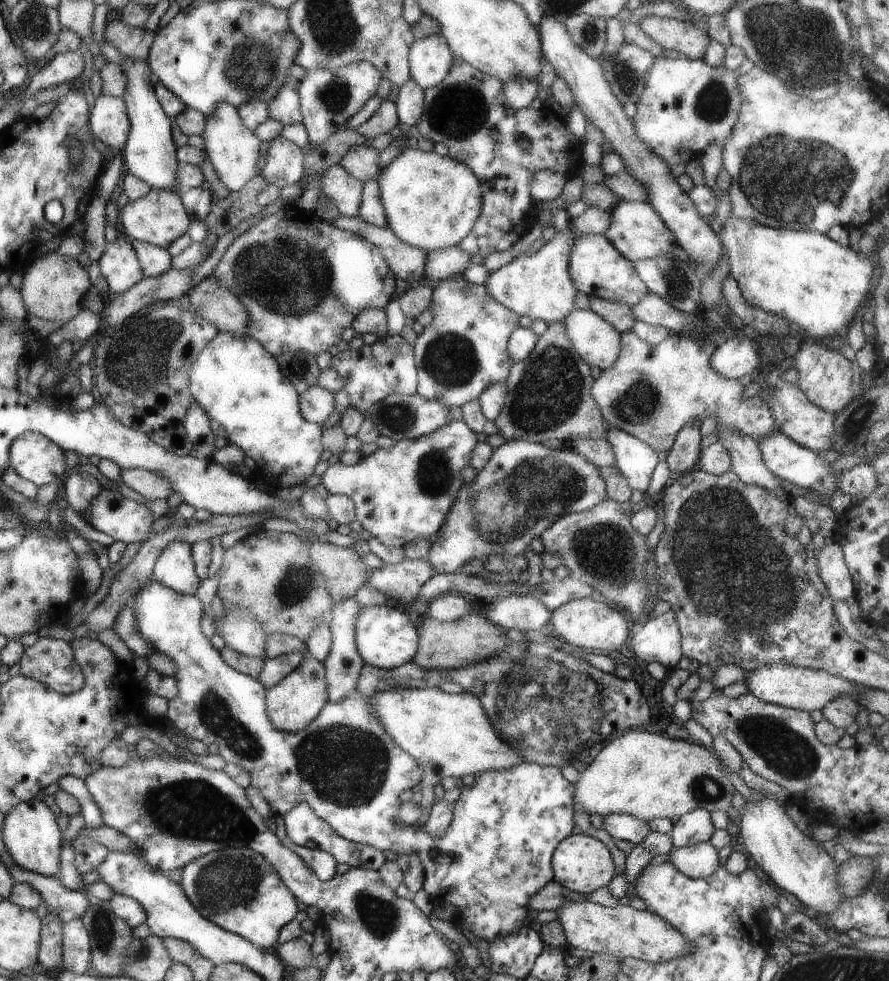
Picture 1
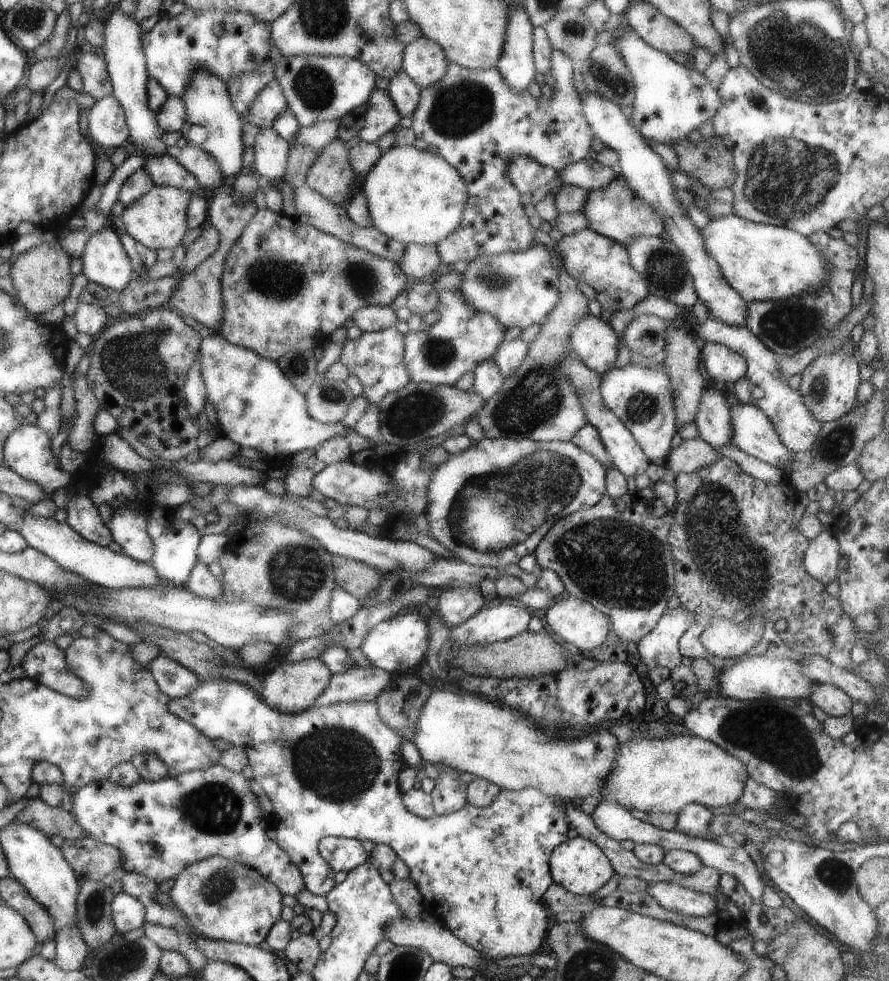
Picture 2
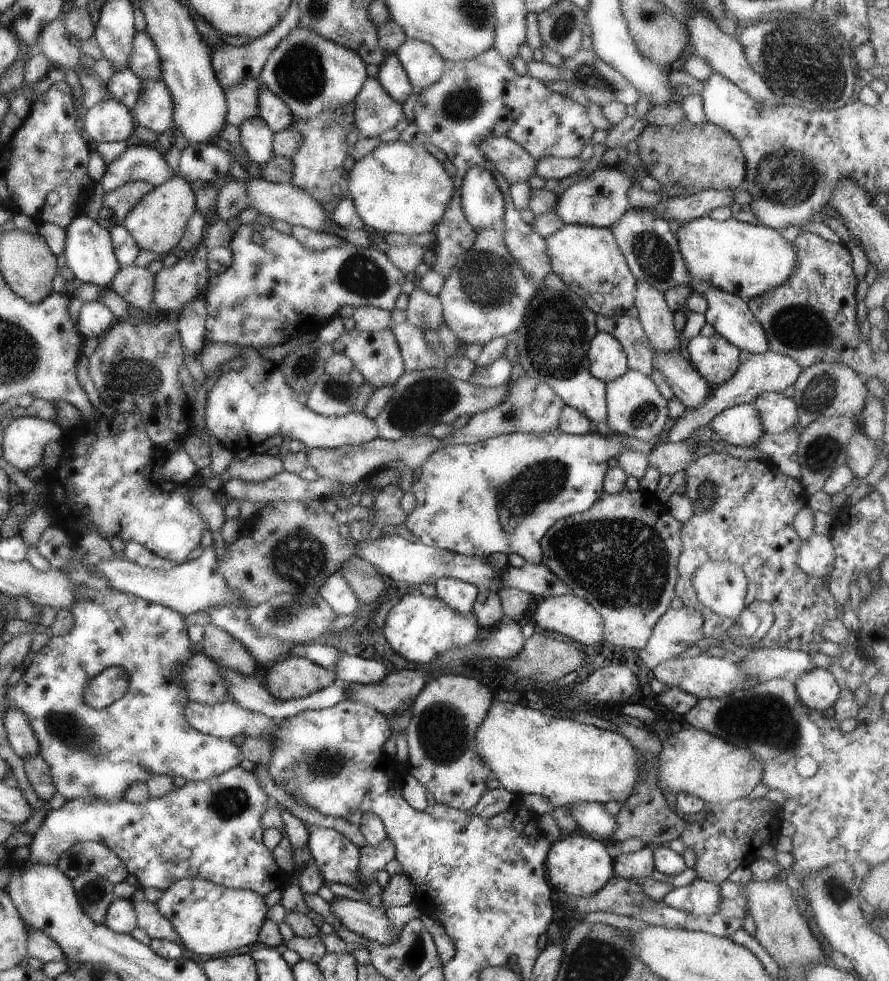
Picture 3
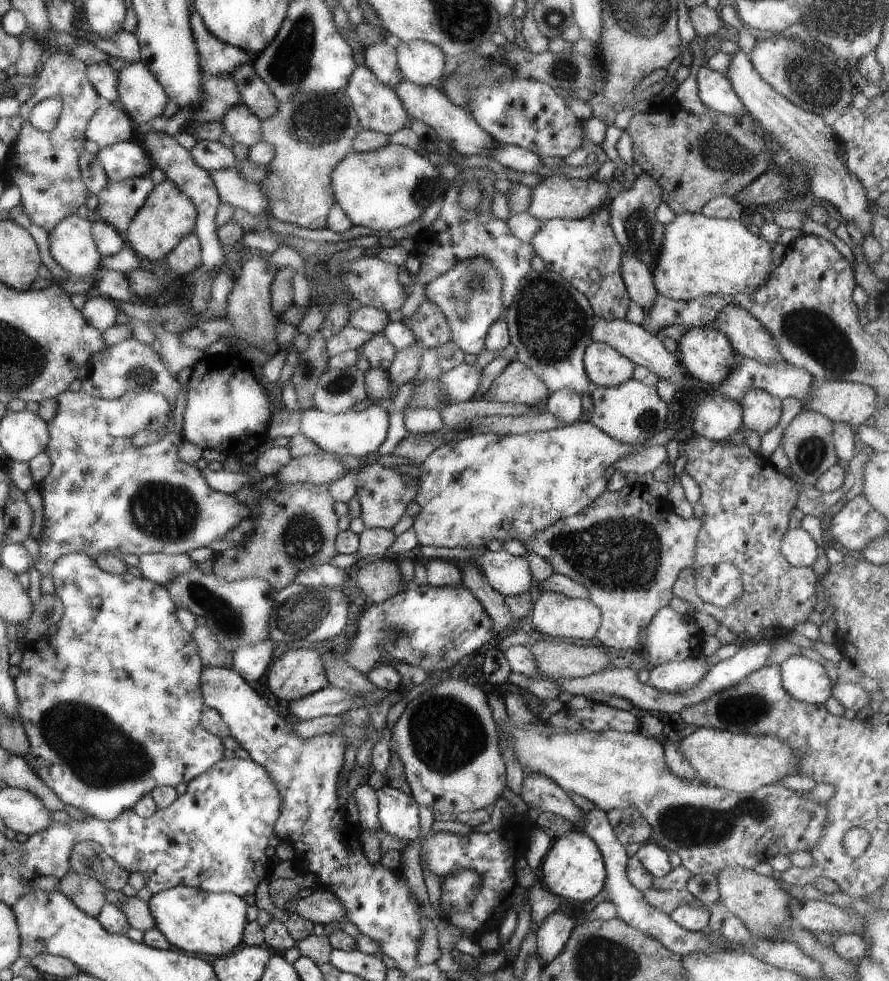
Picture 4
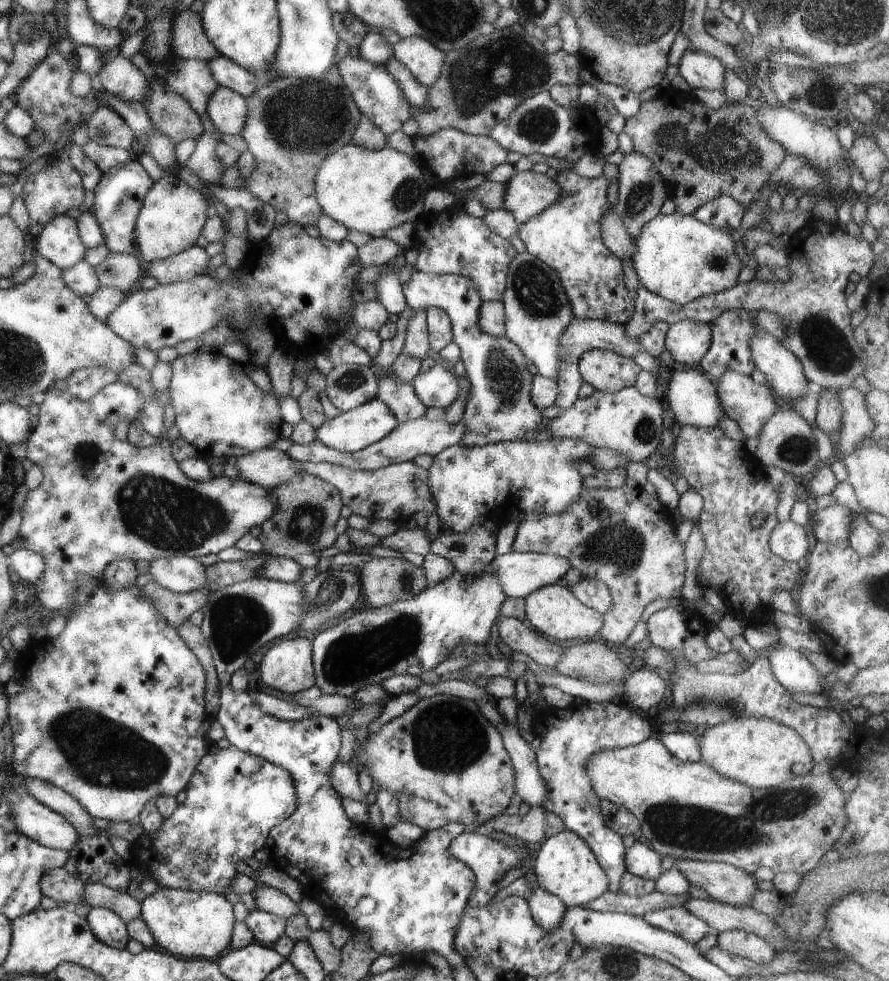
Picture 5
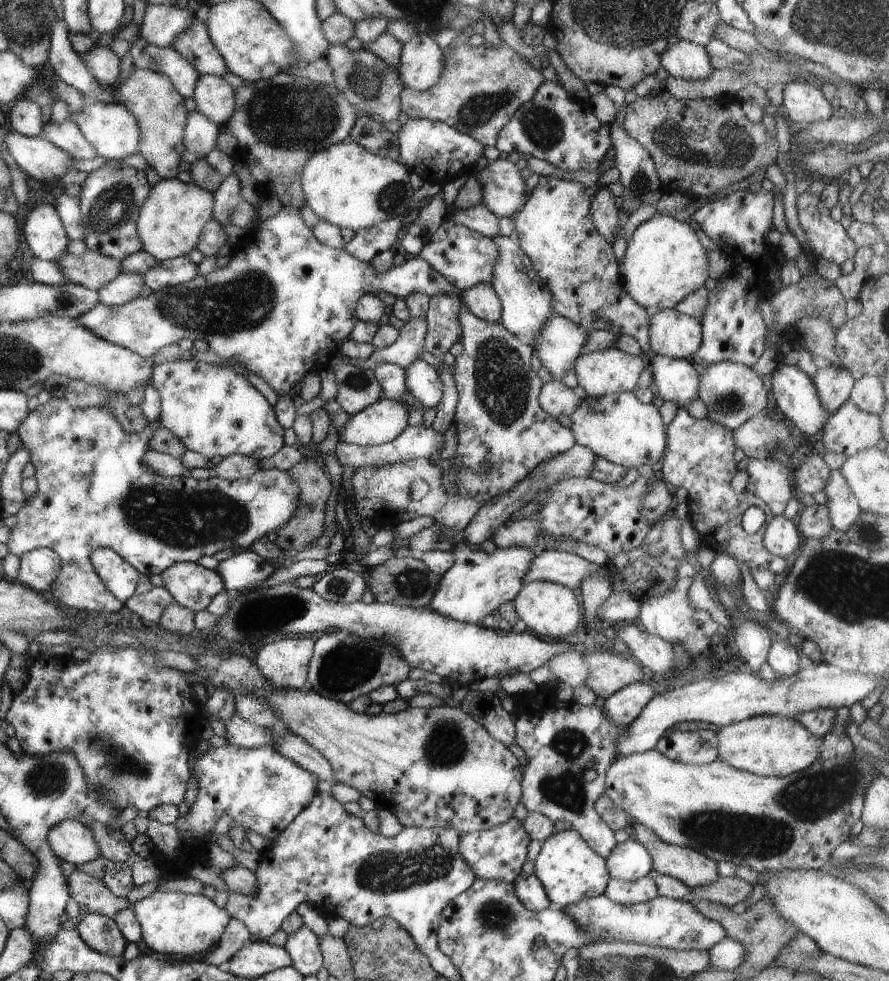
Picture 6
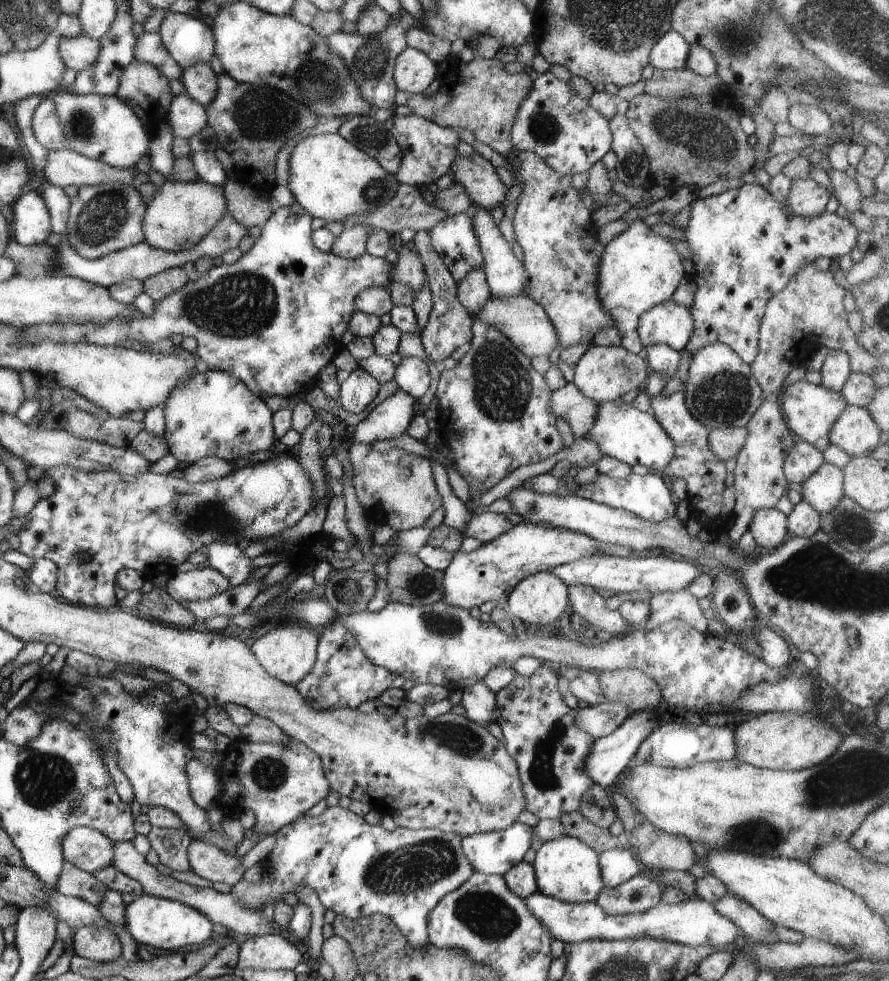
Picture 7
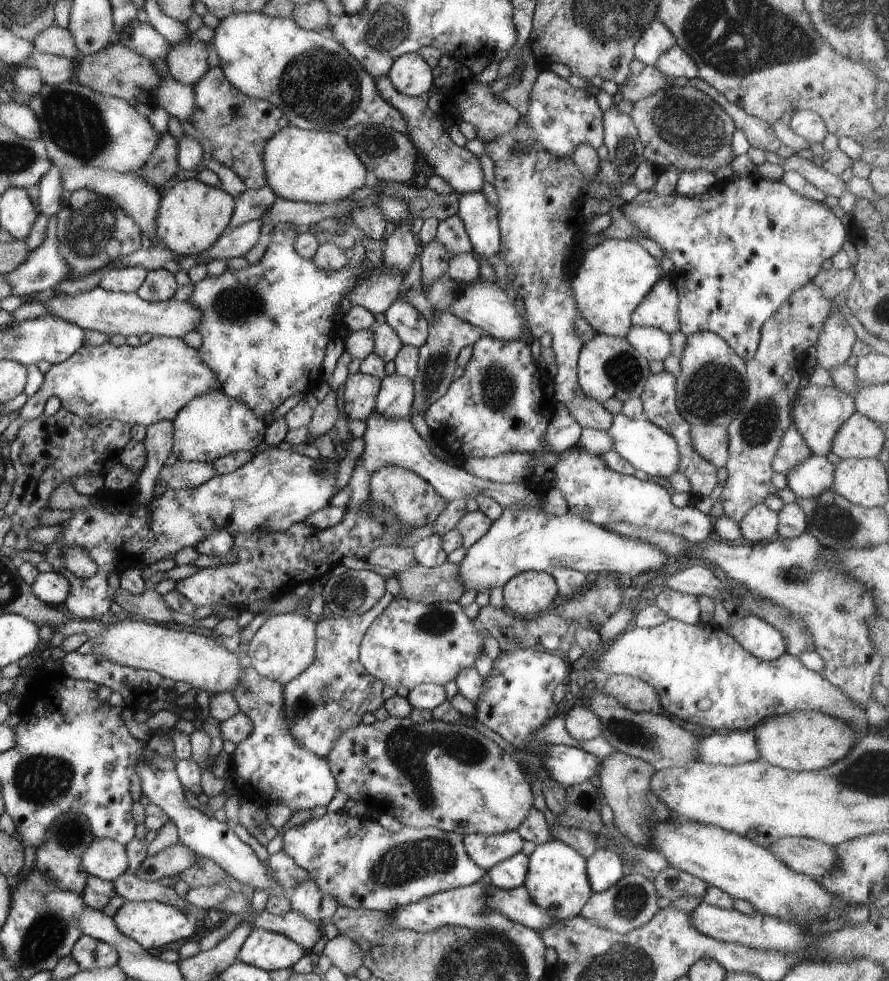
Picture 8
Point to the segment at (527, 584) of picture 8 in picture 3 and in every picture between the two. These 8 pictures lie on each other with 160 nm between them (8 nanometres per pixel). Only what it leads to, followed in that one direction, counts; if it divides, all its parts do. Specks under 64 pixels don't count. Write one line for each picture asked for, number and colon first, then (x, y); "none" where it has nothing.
3: (569, 615)
4: (553, 614)
5: (554, 610)
6: (551, 610)
7: (541, 598)

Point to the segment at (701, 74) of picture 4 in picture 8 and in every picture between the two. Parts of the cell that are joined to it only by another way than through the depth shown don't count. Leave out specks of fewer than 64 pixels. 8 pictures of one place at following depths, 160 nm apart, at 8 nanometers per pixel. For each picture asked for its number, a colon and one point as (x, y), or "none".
5: (700, 70)
6: (683, 59)
7: (670, 51)
8: (656, 39)

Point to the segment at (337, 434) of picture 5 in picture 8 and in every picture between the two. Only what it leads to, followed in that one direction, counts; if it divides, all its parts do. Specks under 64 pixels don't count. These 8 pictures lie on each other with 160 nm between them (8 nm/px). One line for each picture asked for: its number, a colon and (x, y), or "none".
6: (382, 421)
7: (392, 417)
8: (394, 399)

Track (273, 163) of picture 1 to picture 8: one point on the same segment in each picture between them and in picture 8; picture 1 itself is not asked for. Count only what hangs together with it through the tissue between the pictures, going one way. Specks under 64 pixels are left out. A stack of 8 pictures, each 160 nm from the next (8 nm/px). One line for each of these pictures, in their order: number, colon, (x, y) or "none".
2: (271, 151)
3: (254, 135)
4: (240, 122)
5: (227, 109)
6: (215, 99)
7: (200, 82)
8: (186, 61)

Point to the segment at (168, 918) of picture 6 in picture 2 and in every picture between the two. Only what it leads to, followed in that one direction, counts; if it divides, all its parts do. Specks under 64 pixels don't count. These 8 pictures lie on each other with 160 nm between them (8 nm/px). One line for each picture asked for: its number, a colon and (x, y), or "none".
2: (221, 900)
3: (211, 920)
4: (210, 925)
5: (193, 925)

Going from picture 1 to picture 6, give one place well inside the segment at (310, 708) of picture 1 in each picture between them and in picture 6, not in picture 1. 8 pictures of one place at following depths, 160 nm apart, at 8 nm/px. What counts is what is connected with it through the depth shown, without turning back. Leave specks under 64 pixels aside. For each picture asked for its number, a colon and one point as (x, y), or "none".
2: (292, 686)
3: (296, 677)
4: (298, 672)
5: (288, 666)
6: (284, 661)

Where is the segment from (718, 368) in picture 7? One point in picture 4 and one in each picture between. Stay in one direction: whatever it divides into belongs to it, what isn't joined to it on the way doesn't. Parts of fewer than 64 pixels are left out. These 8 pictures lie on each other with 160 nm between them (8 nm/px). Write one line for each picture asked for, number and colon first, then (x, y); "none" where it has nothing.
4: (761, 411)
5: (750, 404)
6: (733, 393)

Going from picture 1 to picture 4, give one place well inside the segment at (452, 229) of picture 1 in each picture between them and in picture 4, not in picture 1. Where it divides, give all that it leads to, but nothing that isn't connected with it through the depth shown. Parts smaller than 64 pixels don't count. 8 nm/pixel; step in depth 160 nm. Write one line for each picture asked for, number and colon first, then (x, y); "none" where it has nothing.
2: (414, 196)
3: (398, 187)
4: (388, 188)

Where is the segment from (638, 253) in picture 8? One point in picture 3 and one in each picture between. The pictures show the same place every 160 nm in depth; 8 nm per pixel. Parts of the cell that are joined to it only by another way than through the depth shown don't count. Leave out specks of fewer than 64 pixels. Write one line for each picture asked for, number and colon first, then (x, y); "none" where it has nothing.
3: (747, 260)
4: (699, 255)
5: (677, 257)
6: (664, 260)
7: (638, 269)

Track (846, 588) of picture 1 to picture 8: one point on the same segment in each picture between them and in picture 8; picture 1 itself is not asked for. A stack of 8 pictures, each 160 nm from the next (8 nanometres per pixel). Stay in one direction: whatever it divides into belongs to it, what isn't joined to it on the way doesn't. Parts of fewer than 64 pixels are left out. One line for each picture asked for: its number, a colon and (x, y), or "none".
2: (821, 559)
3: (815, 556)
4: (800, 549)
5: (790, 541)
6: (781, 537)
7: (769, 527)
8: (760, 523)

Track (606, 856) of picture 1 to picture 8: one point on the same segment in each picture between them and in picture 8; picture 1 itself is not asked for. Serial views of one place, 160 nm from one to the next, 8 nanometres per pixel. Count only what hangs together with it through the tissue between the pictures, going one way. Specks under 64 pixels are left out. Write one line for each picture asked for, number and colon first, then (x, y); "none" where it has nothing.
2: (580, 866)
3: (578, 866)
4: (573, 868)
5: (565, 866)
6: (570, 870)
7: (568, 870)
8: (557, 880)

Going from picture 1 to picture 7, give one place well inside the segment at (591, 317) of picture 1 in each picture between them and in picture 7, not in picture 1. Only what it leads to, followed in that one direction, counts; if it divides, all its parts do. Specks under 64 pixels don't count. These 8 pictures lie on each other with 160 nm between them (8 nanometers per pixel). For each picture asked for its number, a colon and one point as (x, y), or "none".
2: (595, 343)
3: (607, 360)
4: (604, 366)
5: (607, 371)
6: (599, 373)
7: (604, 373)

